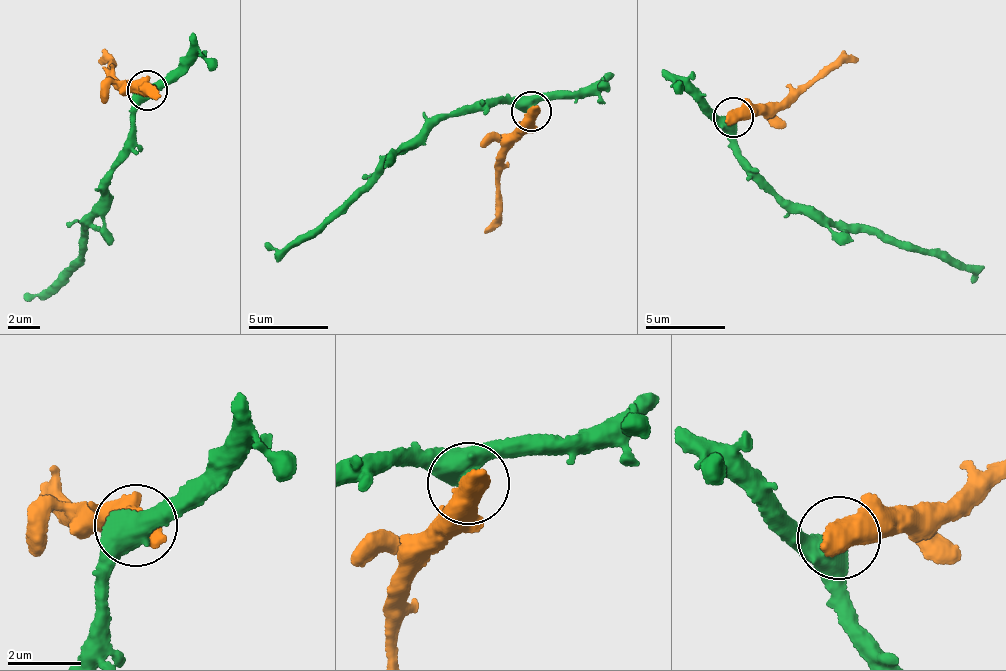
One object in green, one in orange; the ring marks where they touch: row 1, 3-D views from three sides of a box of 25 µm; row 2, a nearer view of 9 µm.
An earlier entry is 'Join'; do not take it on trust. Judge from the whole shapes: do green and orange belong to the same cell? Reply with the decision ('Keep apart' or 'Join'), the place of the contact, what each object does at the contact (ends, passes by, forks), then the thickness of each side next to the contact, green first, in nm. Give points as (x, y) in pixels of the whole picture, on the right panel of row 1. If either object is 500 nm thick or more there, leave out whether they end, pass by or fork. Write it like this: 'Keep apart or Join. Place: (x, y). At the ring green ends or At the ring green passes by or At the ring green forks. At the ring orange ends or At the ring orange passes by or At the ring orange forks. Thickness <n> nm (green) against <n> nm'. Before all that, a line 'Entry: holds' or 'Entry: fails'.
Entry: fails
Keep apart. Place: (733, 117). Thickness 550 nm (green) against 700 nm

